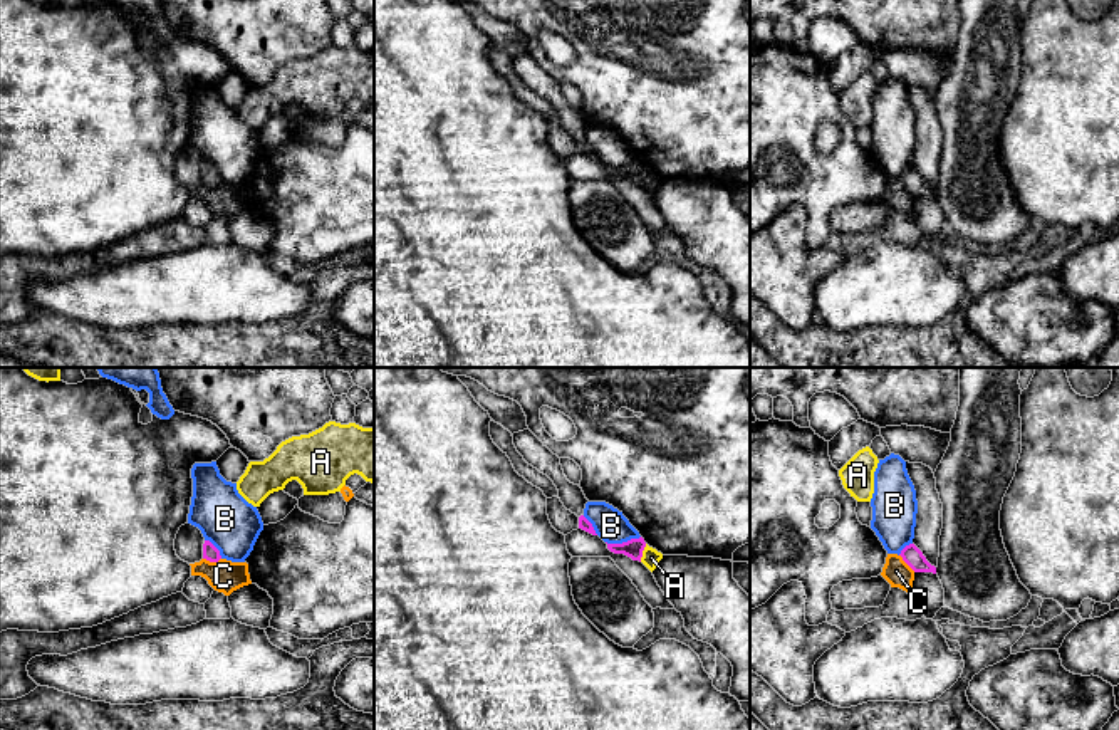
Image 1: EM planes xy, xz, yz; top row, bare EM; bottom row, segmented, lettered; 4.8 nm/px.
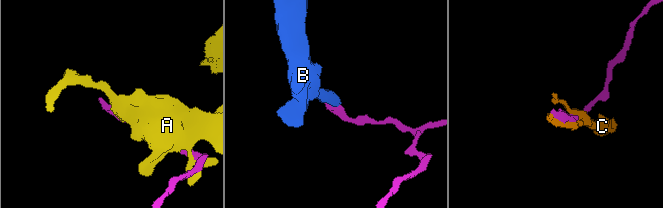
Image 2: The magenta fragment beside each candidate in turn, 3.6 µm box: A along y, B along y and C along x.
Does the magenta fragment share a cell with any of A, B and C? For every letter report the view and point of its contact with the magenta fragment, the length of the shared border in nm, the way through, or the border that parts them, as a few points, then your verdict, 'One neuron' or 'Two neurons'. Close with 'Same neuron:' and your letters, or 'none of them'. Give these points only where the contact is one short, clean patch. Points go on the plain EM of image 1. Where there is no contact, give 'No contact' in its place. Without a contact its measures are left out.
A: Touches magenta at xz (641, 177). Shared border 90 nm. Two neurons
B: Touches magenta at xz (623, 166). Shared border 170 nm. Boundary: xz (640, 160), (629, 165), (606, 166). Two neurons
C: Touches magenta at xy (212, 185). Shared border 90 nm. Two neurons
Same neuron: none of them

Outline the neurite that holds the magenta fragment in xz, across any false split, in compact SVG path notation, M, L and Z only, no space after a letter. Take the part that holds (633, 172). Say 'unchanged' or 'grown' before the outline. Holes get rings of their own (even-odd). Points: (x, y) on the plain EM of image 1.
unchanged; M643 161L631 163L631 164L622 166L622 168L607 168L607 173L611 176L624 178L624 180L631 181L632 185L639 185L639 186L641 186L644 171L646 171L646 166Z

